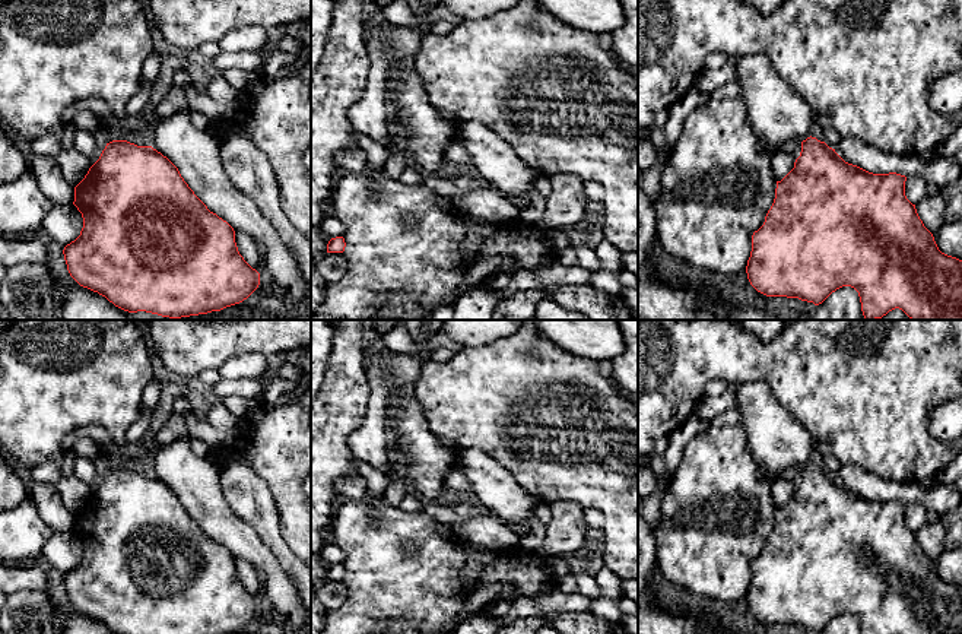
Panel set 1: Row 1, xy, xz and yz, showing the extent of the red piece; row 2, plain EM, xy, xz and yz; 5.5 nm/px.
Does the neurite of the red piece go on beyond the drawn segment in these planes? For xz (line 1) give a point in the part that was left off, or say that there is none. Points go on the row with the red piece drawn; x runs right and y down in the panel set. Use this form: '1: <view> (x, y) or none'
1: none

